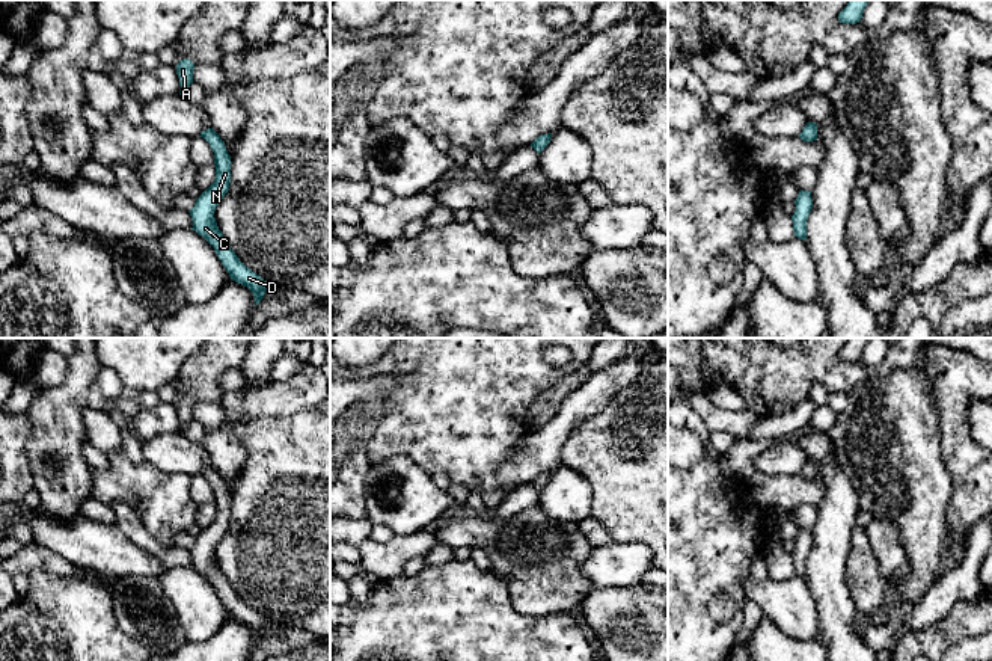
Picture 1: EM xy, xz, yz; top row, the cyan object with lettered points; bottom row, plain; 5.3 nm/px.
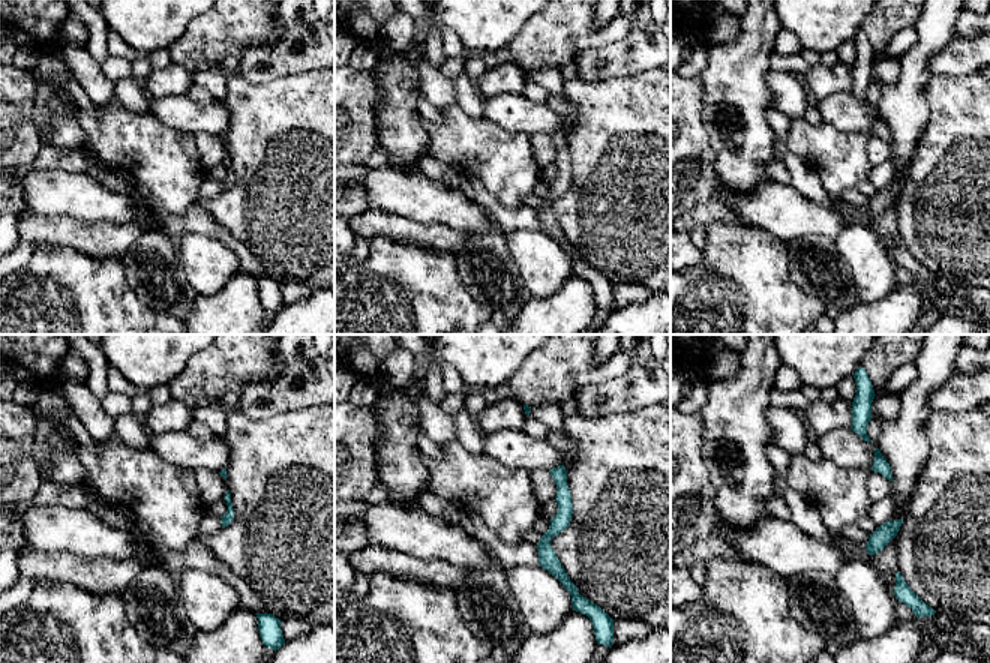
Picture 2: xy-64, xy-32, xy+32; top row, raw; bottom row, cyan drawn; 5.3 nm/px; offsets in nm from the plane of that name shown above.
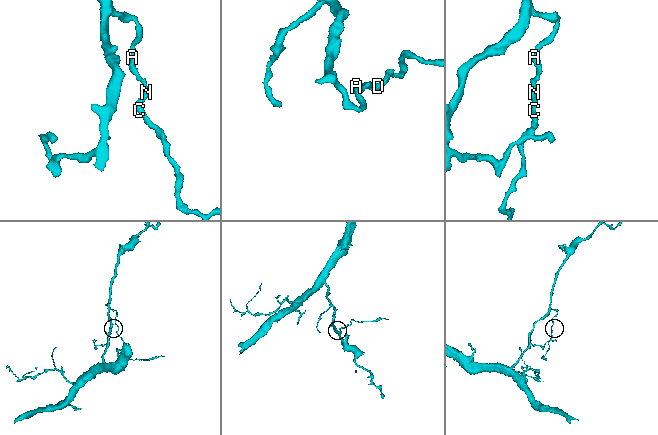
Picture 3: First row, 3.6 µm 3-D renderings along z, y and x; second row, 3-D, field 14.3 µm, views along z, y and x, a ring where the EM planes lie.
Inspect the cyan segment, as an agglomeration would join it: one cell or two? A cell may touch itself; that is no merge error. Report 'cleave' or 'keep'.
keep

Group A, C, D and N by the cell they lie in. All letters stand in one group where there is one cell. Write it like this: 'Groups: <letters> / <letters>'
Groups: A C D N

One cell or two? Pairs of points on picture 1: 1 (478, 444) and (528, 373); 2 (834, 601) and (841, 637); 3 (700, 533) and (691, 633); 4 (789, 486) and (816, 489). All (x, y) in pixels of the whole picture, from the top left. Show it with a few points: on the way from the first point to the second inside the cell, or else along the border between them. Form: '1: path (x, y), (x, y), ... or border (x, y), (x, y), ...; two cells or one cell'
1: path (481, 426), (513, 391); one cell
2: path (837, 610), (838, 628); one cell
3: path (691, 557), (691, 608); one cell
4: path (795, 489), (810, 489); one cell

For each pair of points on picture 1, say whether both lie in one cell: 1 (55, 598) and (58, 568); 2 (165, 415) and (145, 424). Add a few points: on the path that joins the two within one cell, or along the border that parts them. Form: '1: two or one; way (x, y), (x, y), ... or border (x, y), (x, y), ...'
1: two; border (29, 574), (47, 571), (62, 577), (91, 578)
2: one; way (162, 421), (151, 421)

